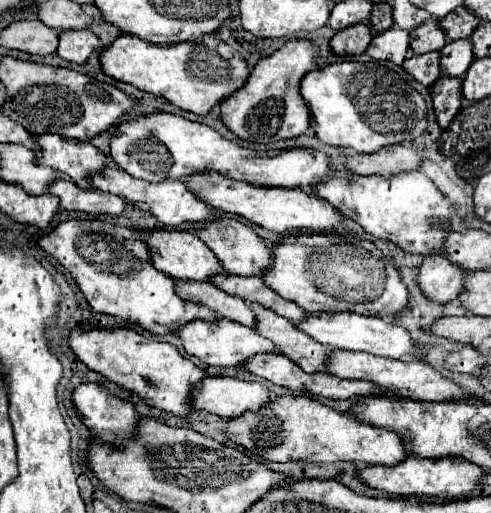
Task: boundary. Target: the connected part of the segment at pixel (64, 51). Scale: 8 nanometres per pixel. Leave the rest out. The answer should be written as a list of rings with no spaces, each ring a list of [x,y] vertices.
[[[76,29],[76,31],[62,31],[60,33],[60,43],[58,43],[58,57],[62,57],[64,61],[72,61],[72,63],[86,63],[90,53],[96,51],[100,47],[100,39],[88,31],[88,29]]]

